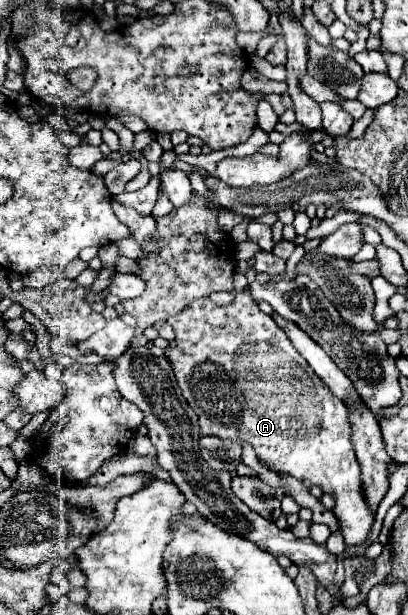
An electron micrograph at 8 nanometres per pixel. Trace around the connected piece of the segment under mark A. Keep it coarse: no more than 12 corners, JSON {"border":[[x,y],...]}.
{"border":[[240,290],[170,316],[200,432],[334,496],[366,556],[346,406]]}

